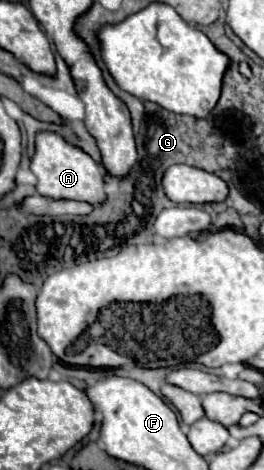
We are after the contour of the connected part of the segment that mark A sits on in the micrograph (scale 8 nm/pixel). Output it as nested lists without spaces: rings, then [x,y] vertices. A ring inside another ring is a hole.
[[[53,132],[37,134],[37,150],[31,160],[31,172],[37,176],[37,192],[51,200],[81,200],[89,204],[105,202],[105,176],[103,170],[79,148],[69,146]]]

